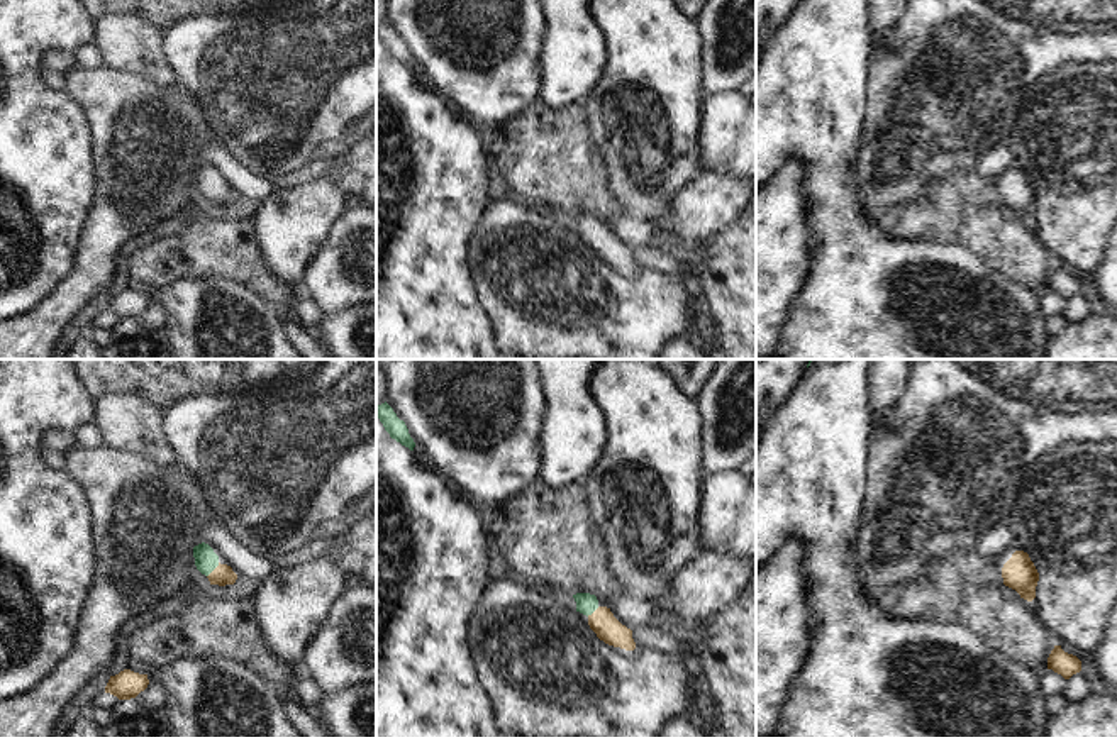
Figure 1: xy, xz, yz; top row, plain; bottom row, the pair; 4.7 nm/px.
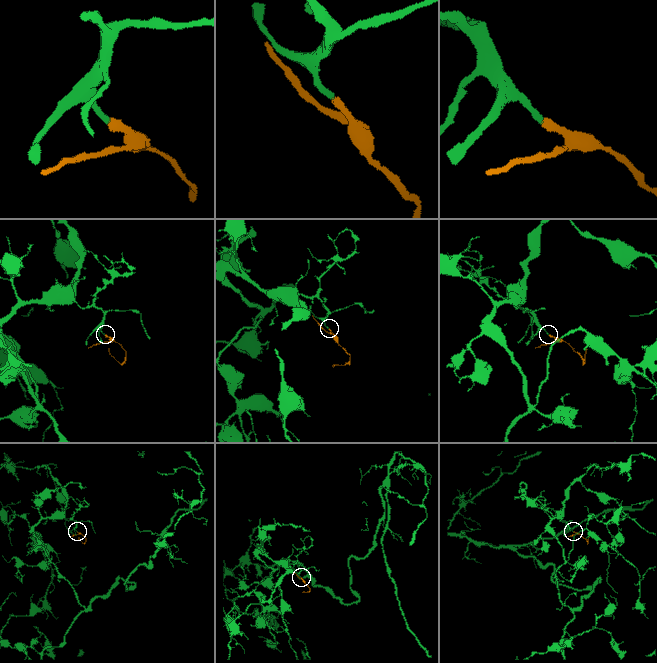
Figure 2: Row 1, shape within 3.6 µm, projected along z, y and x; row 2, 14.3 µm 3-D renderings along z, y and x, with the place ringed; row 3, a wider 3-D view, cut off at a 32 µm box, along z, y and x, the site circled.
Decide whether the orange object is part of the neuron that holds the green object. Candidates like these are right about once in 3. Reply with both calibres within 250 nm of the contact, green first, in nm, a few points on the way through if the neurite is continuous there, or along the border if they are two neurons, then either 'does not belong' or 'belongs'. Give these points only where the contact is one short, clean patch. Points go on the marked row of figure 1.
110 nm thick on the green side, 100 nm on the other; runs through xy (205, 559), (214, 568), (222, 575); belongs

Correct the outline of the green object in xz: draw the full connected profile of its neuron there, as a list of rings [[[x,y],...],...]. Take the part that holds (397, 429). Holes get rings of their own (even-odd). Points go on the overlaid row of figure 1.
[[[386,402],[376,407],[376,417],[392,439],[414,451],[415,442],[410,437],[405,422],[397,417],[393,408]]]

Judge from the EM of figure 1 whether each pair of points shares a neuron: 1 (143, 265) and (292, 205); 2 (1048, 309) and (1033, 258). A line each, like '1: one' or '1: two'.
1: two
2: two

